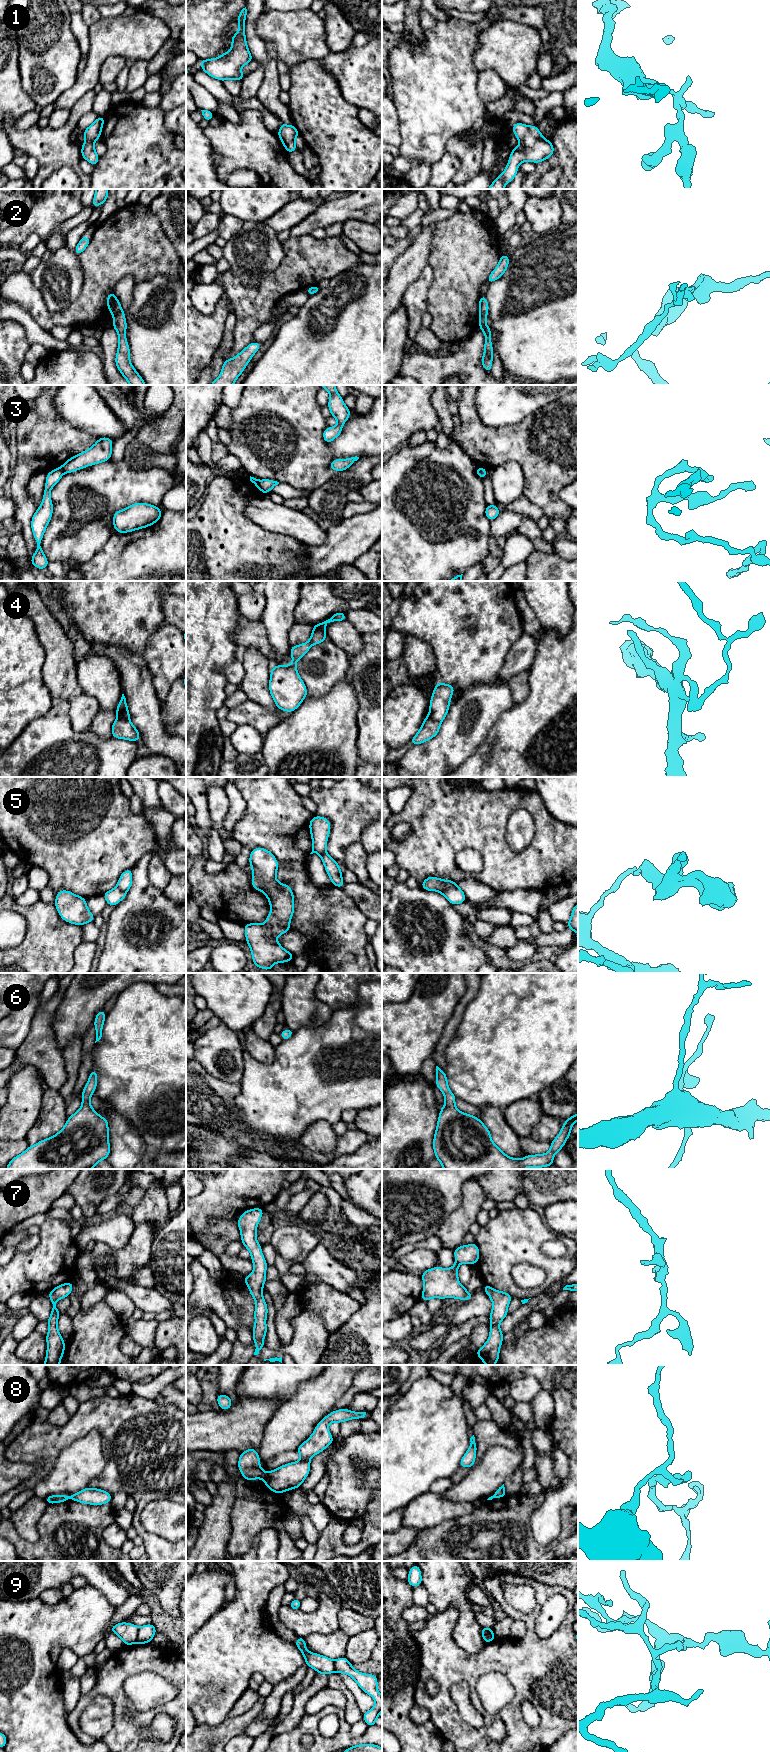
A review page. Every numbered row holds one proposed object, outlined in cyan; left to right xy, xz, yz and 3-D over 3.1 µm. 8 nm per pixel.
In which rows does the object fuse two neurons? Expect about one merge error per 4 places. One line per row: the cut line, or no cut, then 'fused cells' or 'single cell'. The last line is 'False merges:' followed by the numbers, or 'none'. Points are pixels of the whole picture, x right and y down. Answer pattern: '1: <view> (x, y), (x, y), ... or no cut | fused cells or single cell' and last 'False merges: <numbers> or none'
1: no cut | single cell
2: no cut | single cell
3: xy (60, 467), (64, 471) | fused cells
4: no cut | single cell
5: yz (456, 885), (445, 888), (440, 892) | fused cells
6: no cut | single cell
7: no cut | single cell
8: xz (267, 1473), (263, 1477) | fused cells
9: xy (139, 1627), (136, 1642) | fused cells
False merges: 3, 5, 8, 9

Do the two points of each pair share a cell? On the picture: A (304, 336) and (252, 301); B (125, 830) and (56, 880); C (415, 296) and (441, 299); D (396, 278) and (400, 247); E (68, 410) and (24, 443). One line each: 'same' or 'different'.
A: different
B: same
C: different
D: different
E: different

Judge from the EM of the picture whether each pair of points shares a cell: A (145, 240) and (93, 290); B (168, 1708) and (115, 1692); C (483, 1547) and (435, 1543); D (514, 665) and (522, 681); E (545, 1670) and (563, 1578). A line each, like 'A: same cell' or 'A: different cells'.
A: same cell
B: same cell
C: same cell
D: different cells
E: different cells

